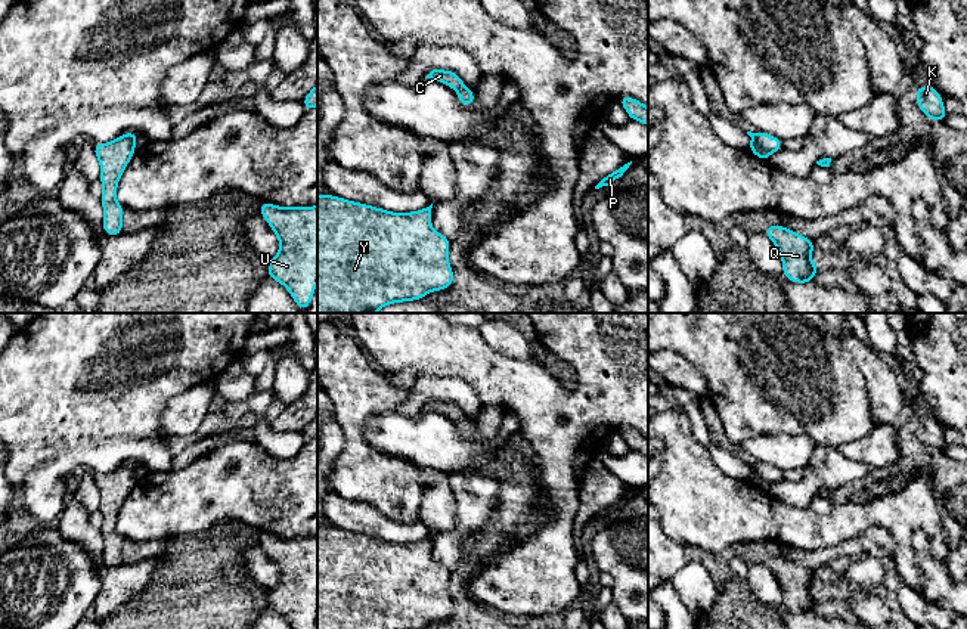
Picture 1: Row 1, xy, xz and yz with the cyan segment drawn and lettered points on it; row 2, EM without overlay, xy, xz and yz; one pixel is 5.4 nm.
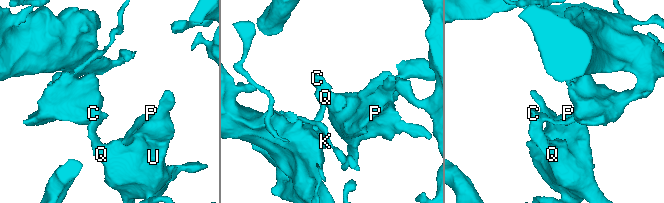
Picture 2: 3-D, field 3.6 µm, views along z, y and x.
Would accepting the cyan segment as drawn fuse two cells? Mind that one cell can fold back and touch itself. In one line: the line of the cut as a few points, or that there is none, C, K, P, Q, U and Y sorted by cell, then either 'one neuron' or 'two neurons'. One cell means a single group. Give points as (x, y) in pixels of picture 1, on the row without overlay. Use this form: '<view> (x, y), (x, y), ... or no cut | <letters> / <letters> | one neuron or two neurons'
yz (753, 464), (753, 470), (768, 485) | C P Q U / K Y | two neurons

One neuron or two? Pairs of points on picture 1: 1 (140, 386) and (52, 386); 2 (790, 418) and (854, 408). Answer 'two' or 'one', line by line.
1: one
2: one

